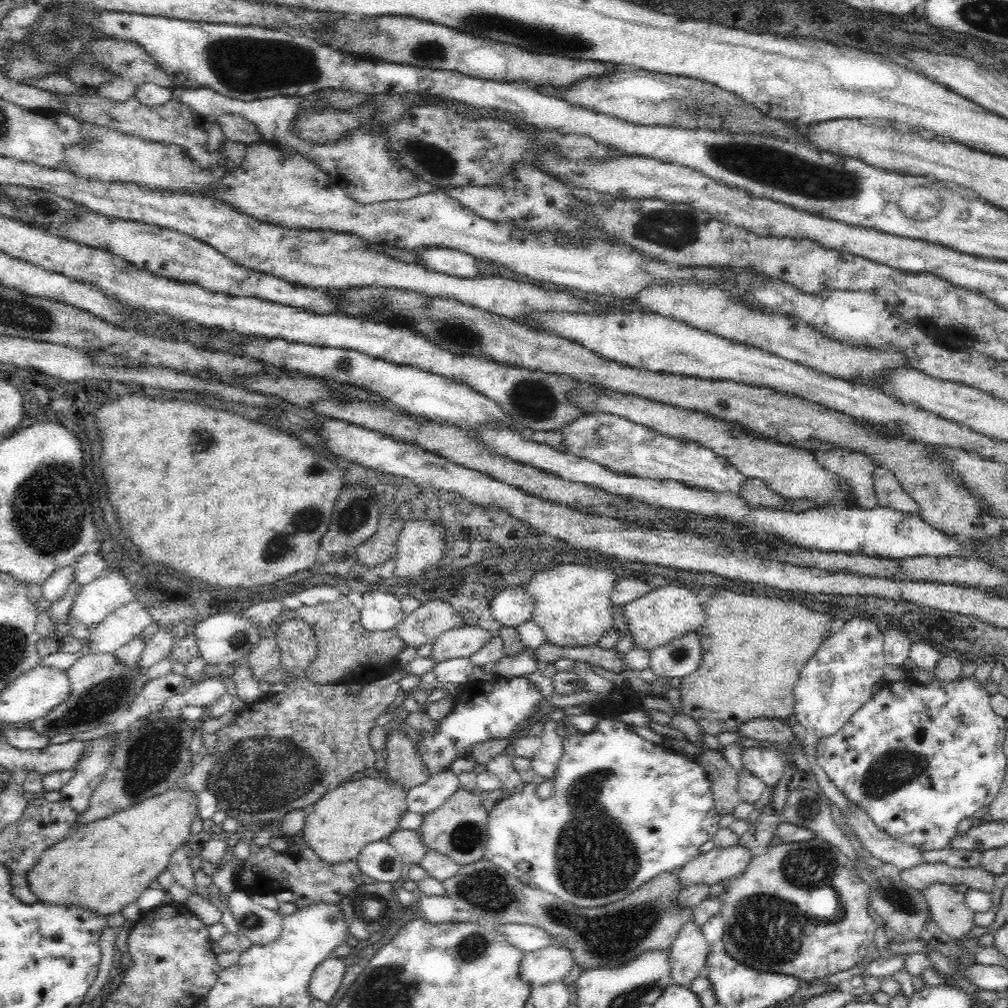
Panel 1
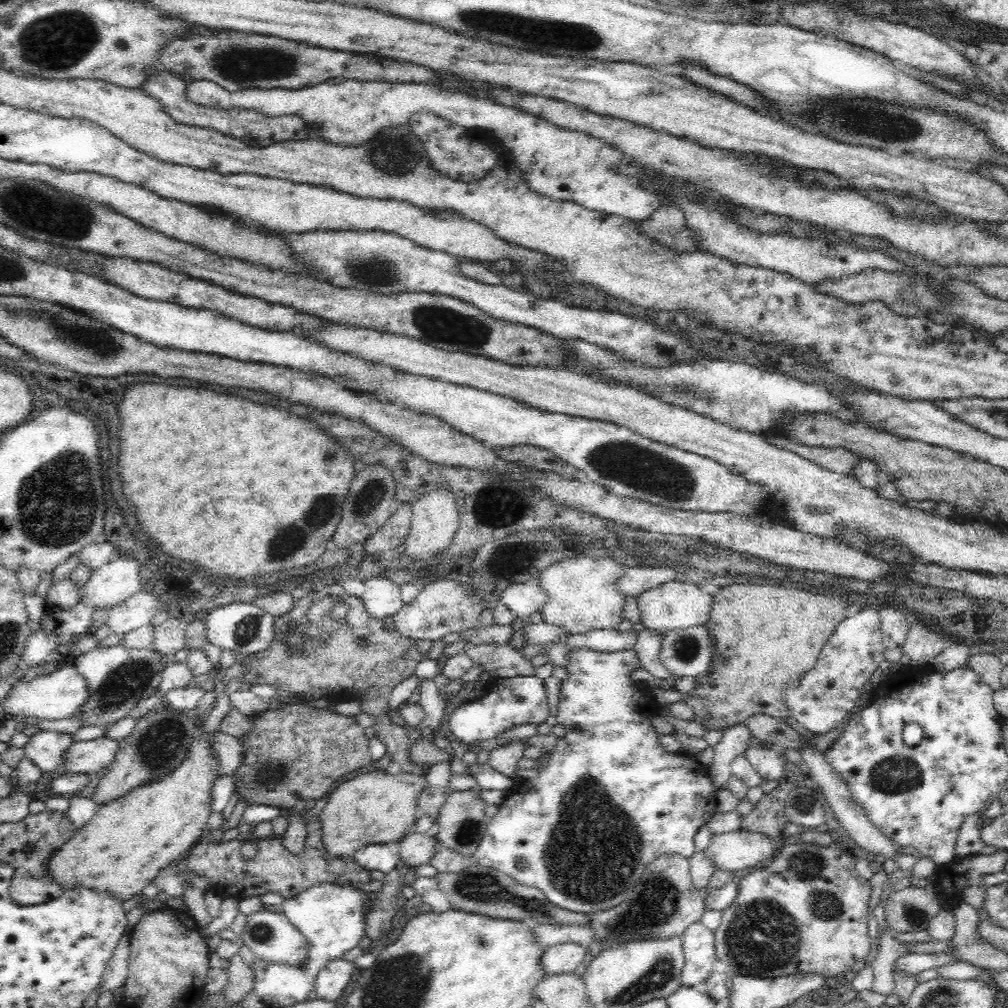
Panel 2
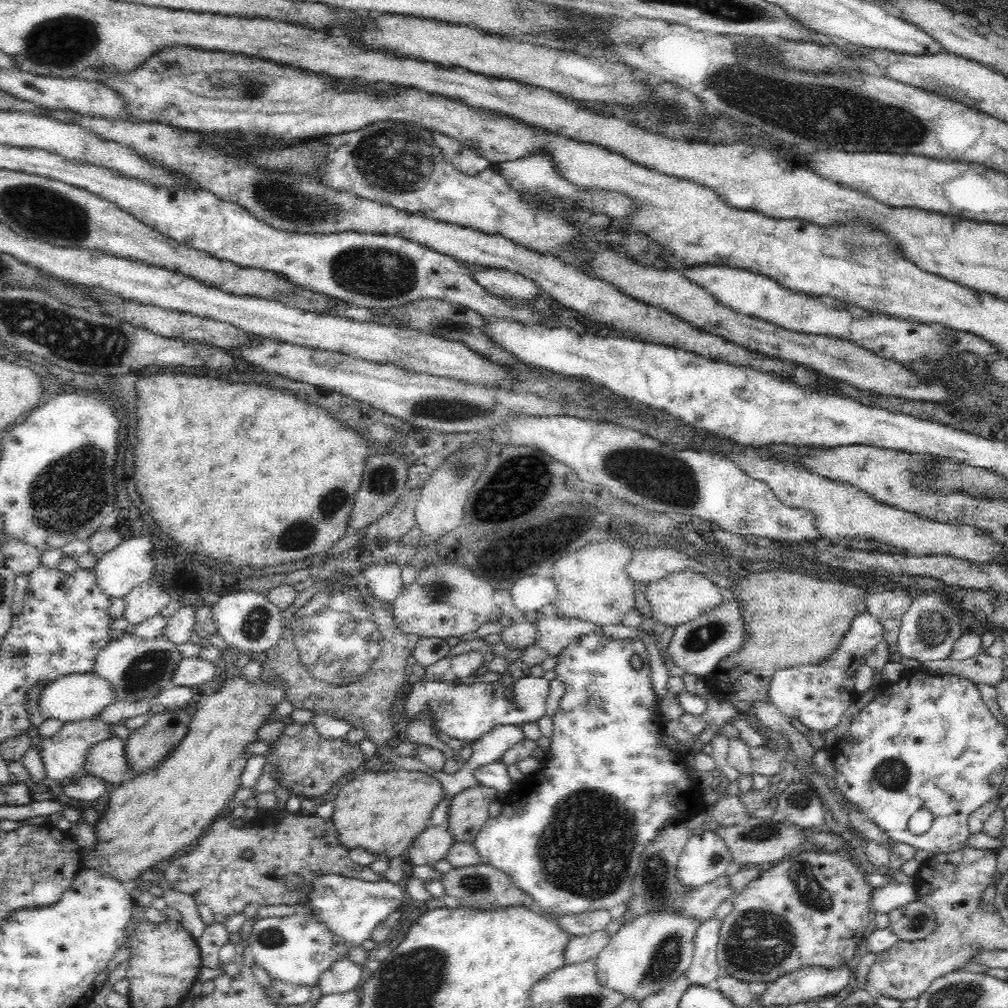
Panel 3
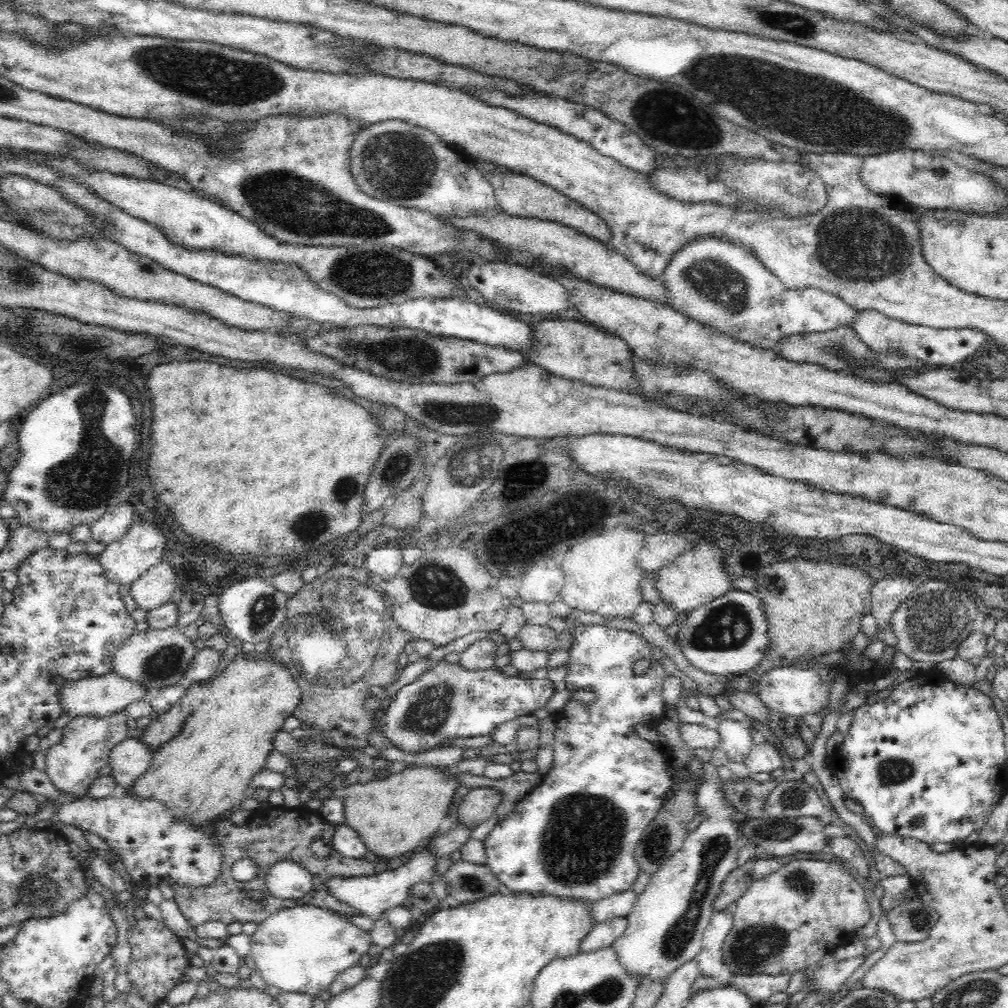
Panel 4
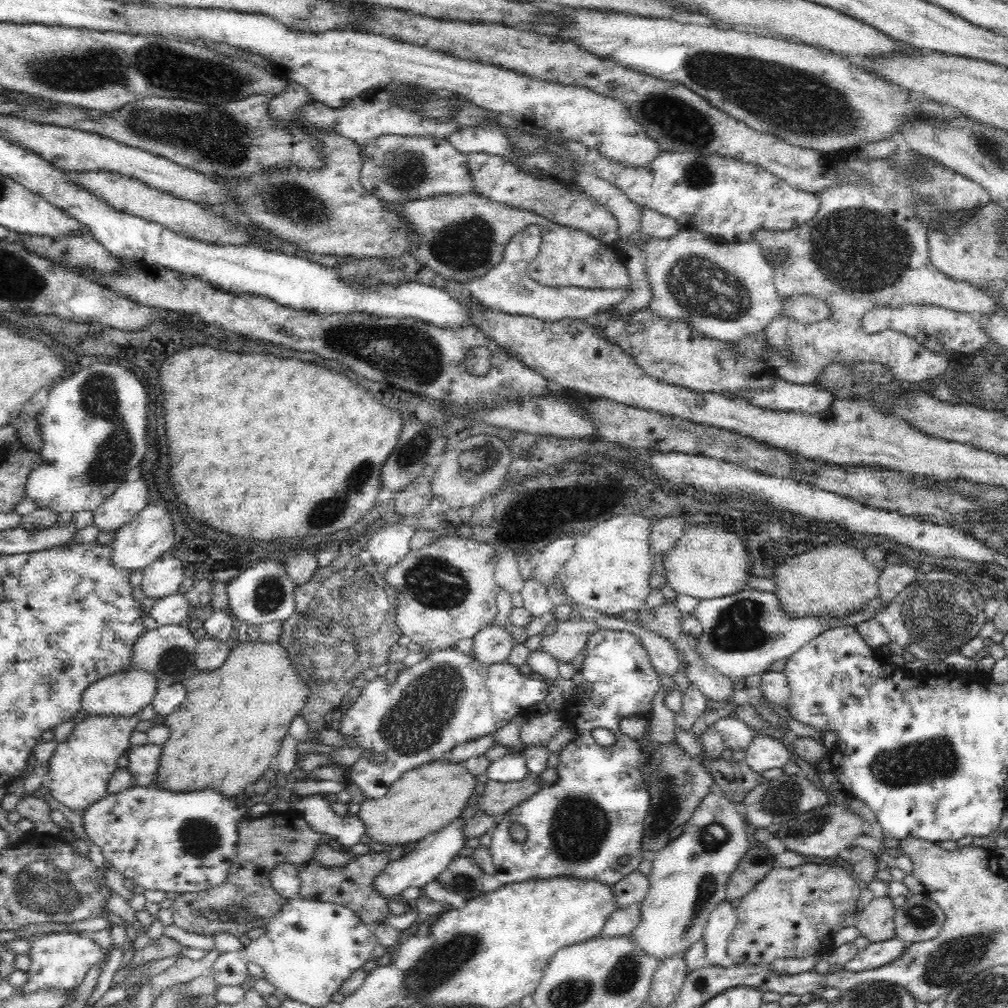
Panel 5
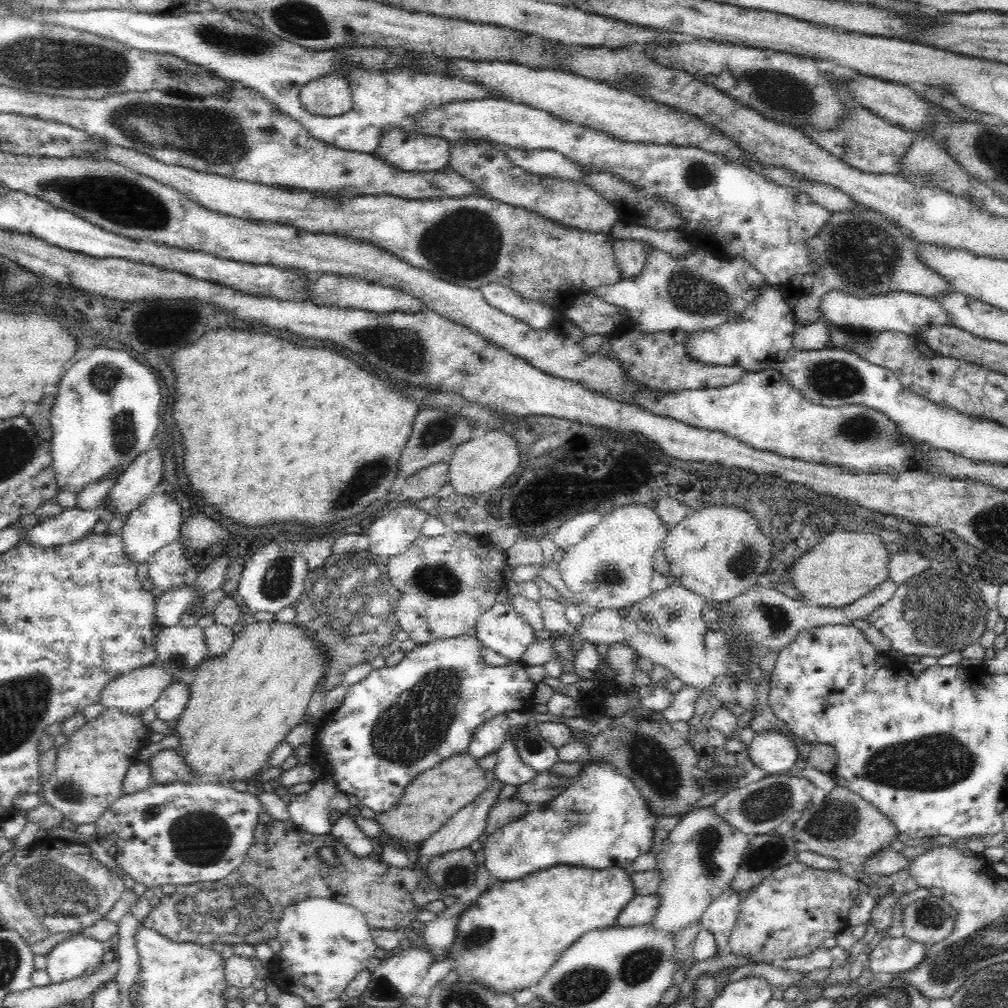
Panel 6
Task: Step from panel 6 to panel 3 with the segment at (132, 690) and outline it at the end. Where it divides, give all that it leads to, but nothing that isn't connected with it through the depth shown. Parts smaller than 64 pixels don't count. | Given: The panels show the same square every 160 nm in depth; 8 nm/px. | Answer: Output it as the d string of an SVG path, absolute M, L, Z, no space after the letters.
M90 672L84 674L66 674L48 682L37 701L38 709L43 713L44 718L54 718L63 723L88 720L96 716L104 706L114 703L114 694L102 677Z

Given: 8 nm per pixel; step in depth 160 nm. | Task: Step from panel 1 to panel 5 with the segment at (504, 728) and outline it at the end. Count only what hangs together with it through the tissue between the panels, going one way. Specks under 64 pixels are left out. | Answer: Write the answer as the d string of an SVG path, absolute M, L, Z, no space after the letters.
M450 647L436 652L428 652L428 657L418 664L409 666L396 682L390 686L384 676L376 677L363 689L359 689L355 704L347 711L338 730L343 736L355 736L360 748L366 752L376 750L386 754L385 763L375 764L370 759L356 761L349 770L349 782L354 782L368 798L380 798L384 792L414 766L438 761L440 756L449 752L457 744L494 733L506 726L518 715L528 716L537 703L542 703L548 696L550 681L532 679L521 674L518 667L508 661L498 665L480 664Z

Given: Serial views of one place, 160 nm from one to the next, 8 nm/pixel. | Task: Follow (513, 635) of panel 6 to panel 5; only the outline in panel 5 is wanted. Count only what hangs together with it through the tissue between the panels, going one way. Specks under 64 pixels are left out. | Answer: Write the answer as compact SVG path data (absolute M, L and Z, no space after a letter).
M494 623L485 626L472 639L470 657L472 660L485 665L498 665L506 661L512 646L515 644L505 629Z

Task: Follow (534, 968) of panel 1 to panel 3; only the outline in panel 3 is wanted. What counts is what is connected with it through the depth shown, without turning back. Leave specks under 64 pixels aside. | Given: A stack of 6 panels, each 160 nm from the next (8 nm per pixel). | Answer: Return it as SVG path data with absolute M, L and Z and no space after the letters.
M605 931L593 932L571 938L564 948L564 966L574 965L580 962L588 962L608 945L609 937Z

